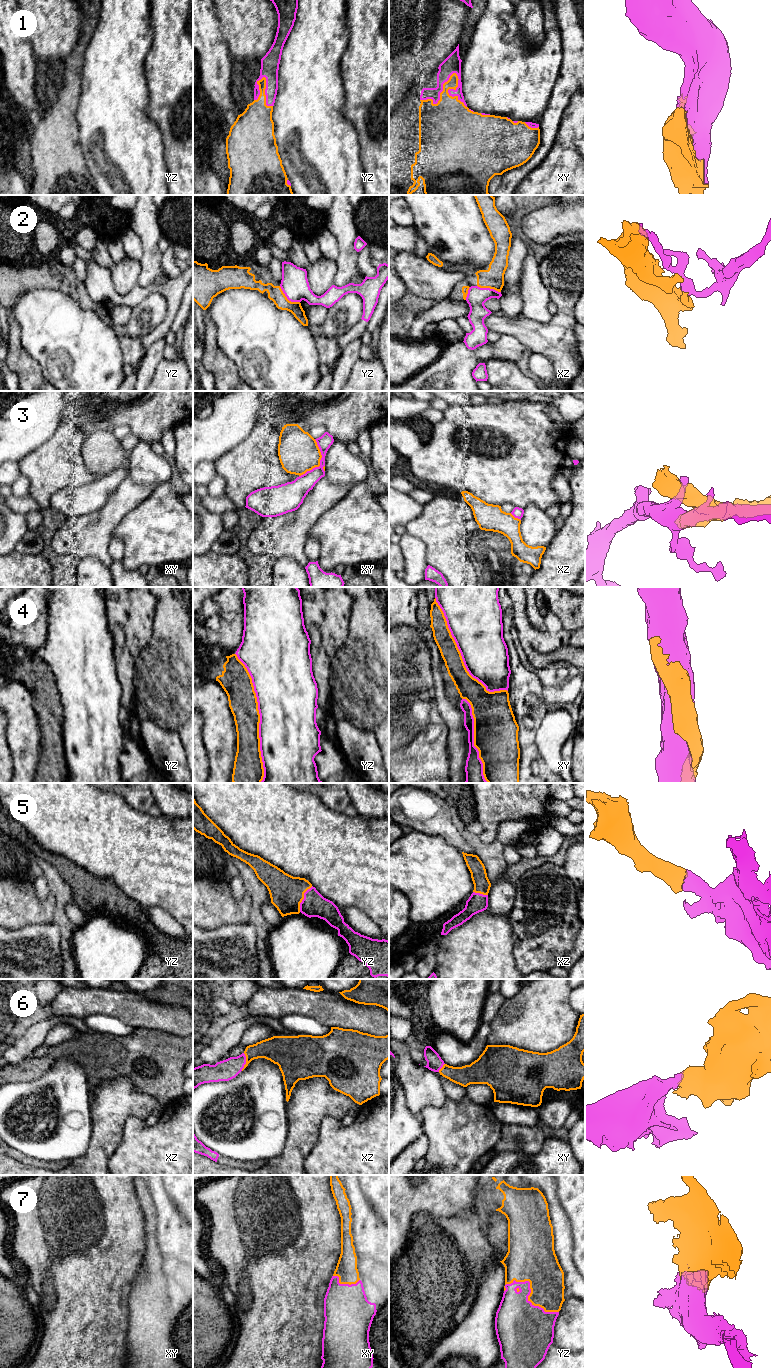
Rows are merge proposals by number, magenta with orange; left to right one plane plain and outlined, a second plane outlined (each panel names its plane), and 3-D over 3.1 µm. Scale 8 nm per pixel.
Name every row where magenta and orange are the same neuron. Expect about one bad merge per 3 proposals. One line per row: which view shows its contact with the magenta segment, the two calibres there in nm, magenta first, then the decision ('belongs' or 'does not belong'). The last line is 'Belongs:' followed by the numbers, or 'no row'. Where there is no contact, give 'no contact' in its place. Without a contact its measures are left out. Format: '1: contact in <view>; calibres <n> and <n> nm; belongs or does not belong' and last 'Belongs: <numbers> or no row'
1: contact in xy; calibres 140 and 120 nm; belongs
2: contact in yz; calibres 220 and 120 nm; does not belong
3: contact in xy; calibres 150 and 320 nm; does not belong
4: contact in yz; calibres 480 and 220 nm; does not belong
5: contact in yz; calibres 190 and 280 nm; belongs
6: contact in xz; calibres 170 and 190 nm; belongs
7: contact in yz; calibres 380 and 300 nm; belongs
Belongs: 1, 5, 6, 7

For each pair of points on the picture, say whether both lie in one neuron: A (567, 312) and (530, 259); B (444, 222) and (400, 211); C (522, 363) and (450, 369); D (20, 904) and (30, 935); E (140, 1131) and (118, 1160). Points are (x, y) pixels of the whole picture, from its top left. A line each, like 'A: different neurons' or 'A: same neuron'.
A: different neurons
B: different neurons
C: different neurons
D: different neurons
E: same neuron

